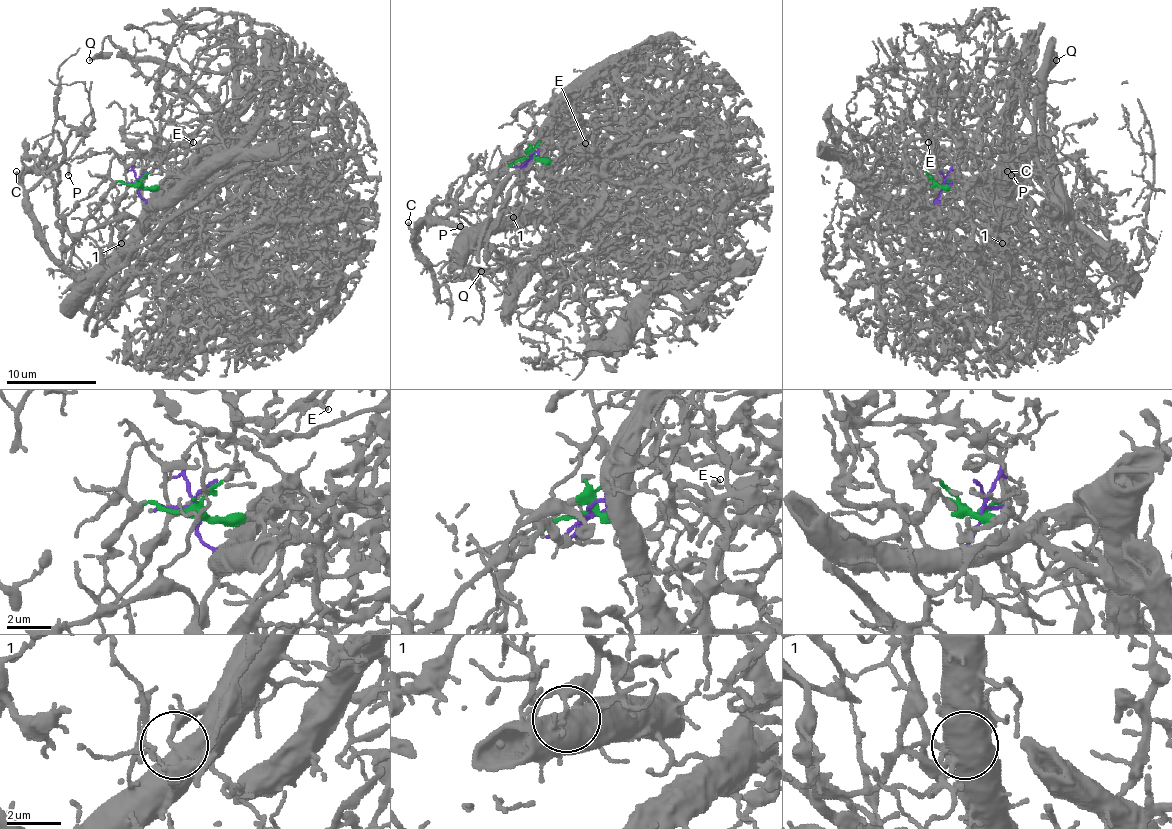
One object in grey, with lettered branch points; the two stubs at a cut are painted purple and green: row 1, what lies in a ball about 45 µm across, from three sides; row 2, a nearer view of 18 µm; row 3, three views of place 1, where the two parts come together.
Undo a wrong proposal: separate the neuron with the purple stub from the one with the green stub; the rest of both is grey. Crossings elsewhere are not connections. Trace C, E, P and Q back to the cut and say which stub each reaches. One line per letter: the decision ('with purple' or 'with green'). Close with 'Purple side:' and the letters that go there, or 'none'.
C: with purple
E: with green
P: with purple
Q: with purple
Purple side: C, P, Q

